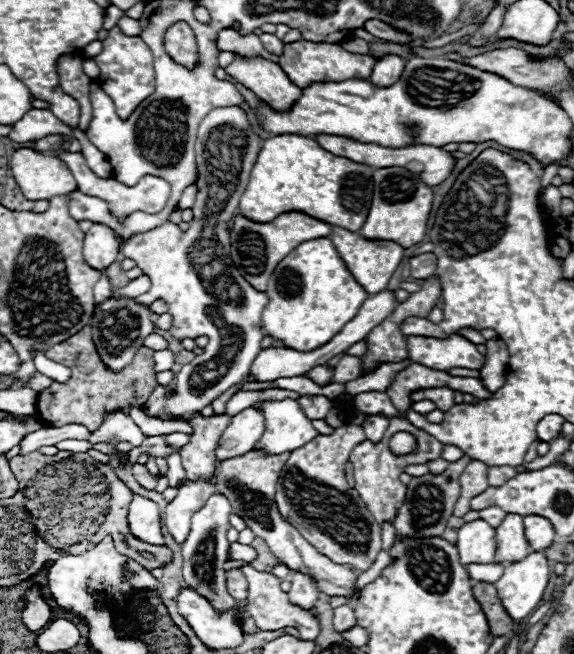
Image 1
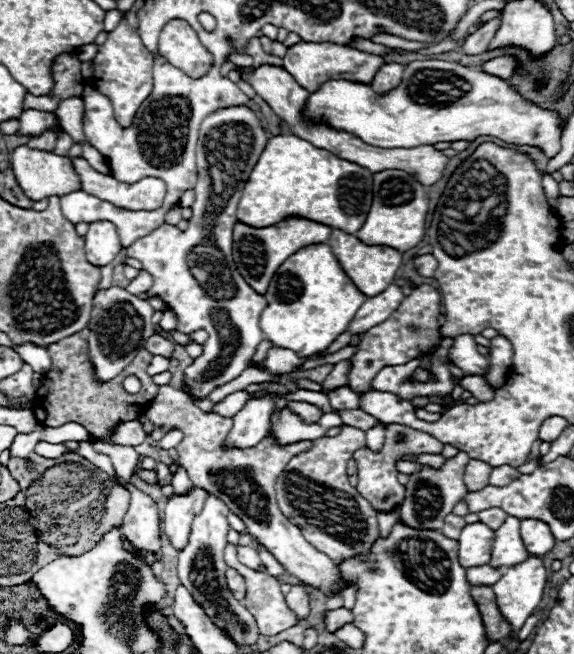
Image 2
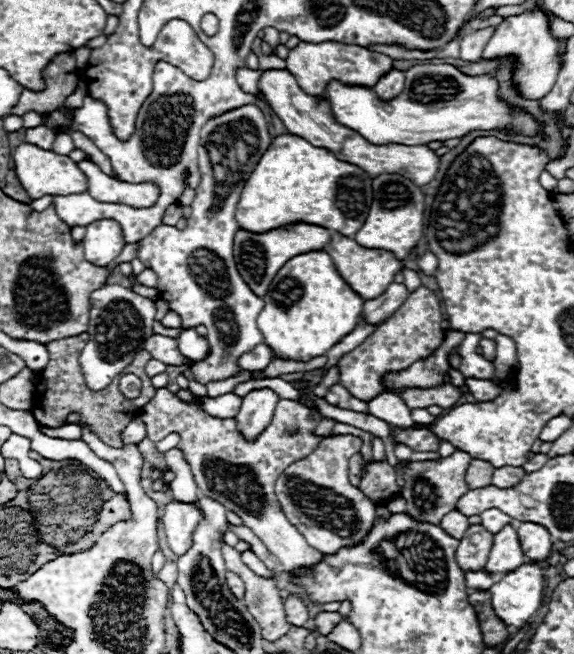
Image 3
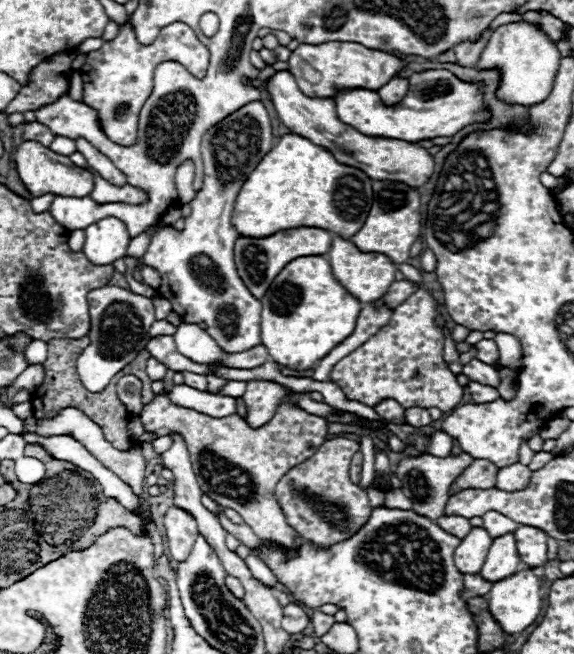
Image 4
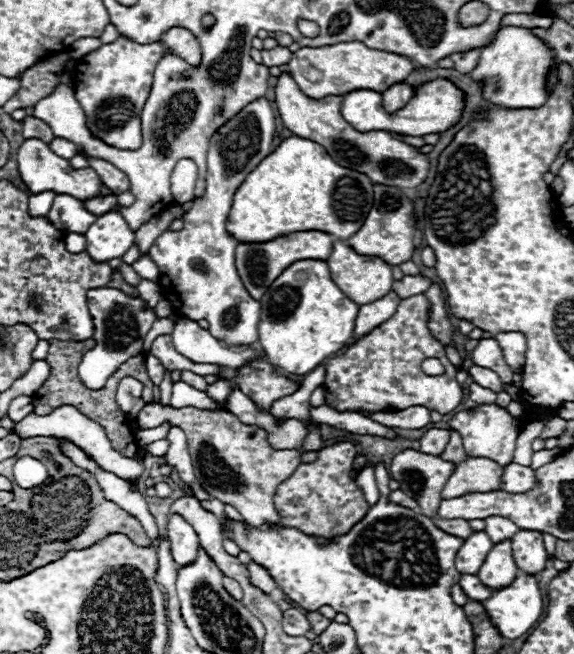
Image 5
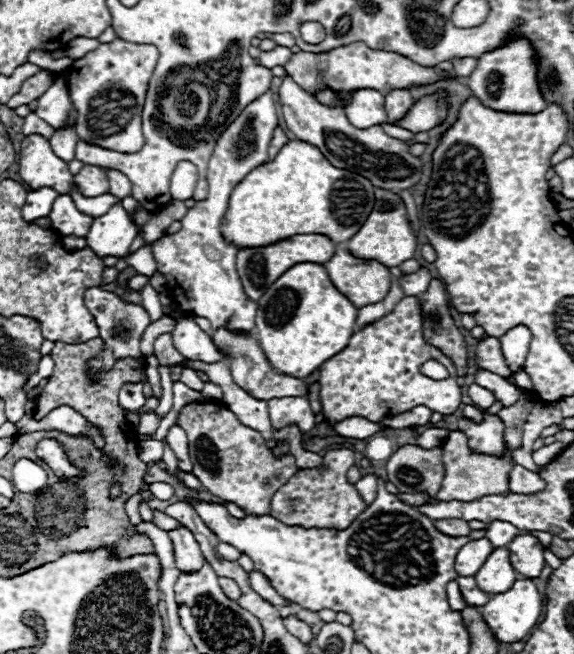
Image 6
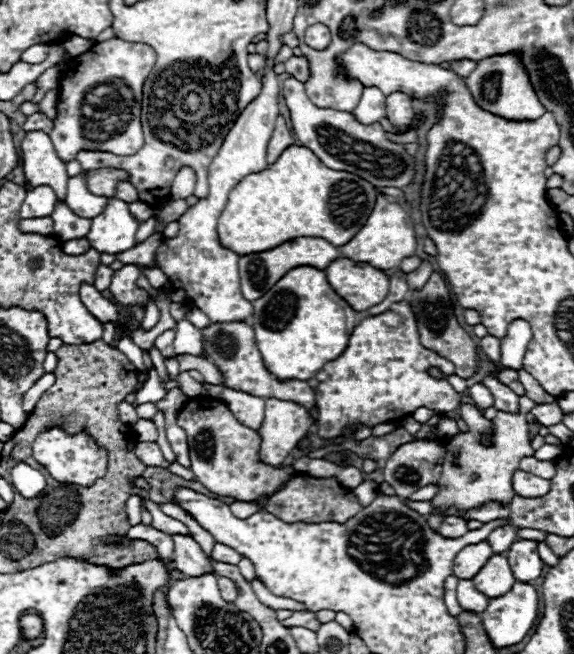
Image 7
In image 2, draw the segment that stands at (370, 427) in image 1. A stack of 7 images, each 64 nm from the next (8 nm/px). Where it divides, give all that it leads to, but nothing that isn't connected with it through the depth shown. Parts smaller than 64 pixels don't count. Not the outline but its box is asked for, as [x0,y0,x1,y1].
[366,424,384,452]

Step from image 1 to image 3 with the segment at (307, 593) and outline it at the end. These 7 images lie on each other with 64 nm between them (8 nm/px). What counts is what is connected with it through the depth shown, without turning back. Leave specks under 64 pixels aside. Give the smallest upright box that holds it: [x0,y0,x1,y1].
[284,596,308,626]

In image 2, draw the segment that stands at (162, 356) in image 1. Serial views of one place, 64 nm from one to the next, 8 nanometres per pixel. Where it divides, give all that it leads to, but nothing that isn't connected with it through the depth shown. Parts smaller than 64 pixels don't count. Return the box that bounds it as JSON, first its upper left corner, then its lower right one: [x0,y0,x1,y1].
[148,356,170,376]

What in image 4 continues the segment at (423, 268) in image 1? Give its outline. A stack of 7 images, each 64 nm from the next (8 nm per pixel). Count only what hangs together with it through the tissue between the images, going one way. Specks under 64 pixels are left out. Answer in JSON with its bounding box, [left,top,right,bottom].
[420,248,436,272]

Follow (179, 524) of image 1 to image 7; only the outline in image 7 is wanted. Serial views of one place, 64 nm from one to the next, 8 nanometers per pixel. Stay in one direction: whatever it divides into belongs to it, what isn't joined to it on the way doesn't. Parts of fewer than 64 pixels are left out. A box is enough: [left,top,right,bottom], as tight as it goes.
[172,536,214,576]

